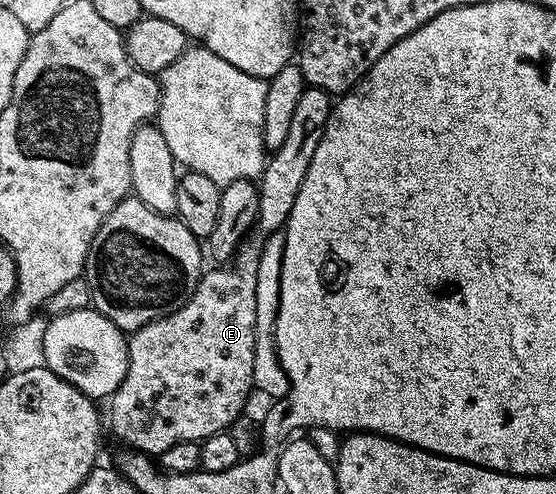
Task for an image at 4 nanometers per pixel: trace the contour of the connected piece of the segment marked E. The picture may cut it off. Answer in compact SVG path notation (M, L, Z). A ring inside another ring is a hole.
M305 87L302 91L302 99L298 99L294 107L294 115L290 118L290 127L286 127L286 139L282 139L282 147L278 147L267 158L266 164L258 177L258 220L254 226L254 231L241 241L236 248L234 262L236 269L212 269L201 276L200 282L196 284L194 295L190 295L188 302L182 307L172 309L161 315L157 321L151 321L149 325L144 325L128 337L128 366L126 375L122 383L117 387L116 392L110 398L112 404L112 429L117 437L125 441L124 445L129 450L135 450L147 455L159 455L165 453L174 443L186 443L187 441L205 441L210 435L225 432L236 422L245 412L244 404L248 401L248 396L254 393L254 349L255 349L255 277L258 275L258 263L264 258L264 242L272 233L283 230L288 223L290 211L294 211L294 199L298 199L298 191L302 187L302 179L306 179L306 171L310 171L310 163L314 159L314 151L318 151L318 143L324 134L324 128L328 122L328 117L332 113L333 98L324 89L314 89Z

